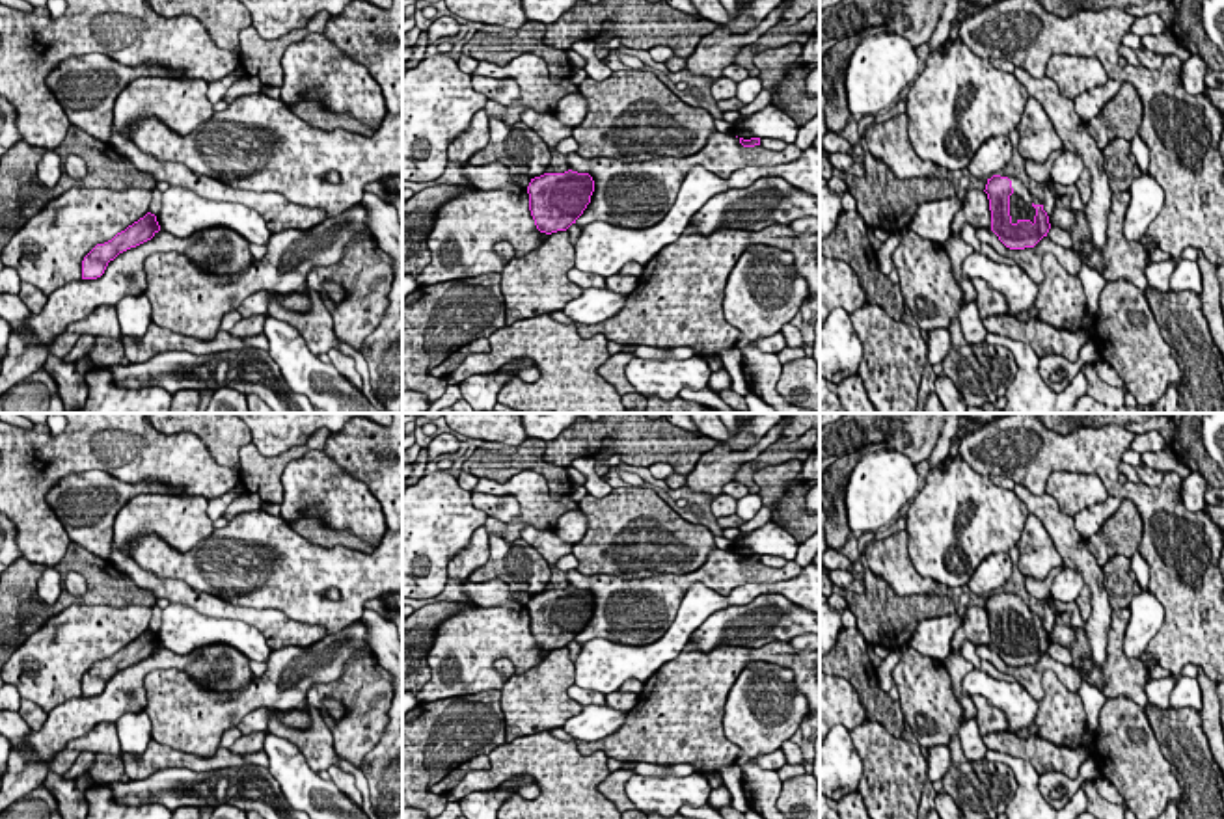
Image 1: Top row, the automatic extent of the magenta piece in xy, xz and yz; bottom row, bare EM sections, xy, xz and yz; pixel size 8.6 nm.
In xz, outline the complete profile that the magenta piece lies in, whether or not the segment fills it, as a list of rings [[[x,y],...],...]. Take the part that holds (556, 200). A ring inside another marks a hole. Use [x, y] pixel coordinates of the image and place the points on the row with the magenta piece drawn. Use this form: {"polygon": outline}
{"polygon": [[[544,173],[527,186],[529,210],[540,233],[566,231],[591,203],[594,181],[589,173]]]}

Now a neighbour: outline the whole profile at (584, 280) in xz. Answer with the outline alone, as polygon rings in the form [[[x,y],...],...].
[[[576,266],[568,270],[568,281],[579,289],[605,289],[605,279],[602,275],[581,272]]]

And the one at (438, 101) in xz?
[[[447,54],[402,74],[402,181],[430,182],[447,168],[449,143],[469,128],[486,97]]]

